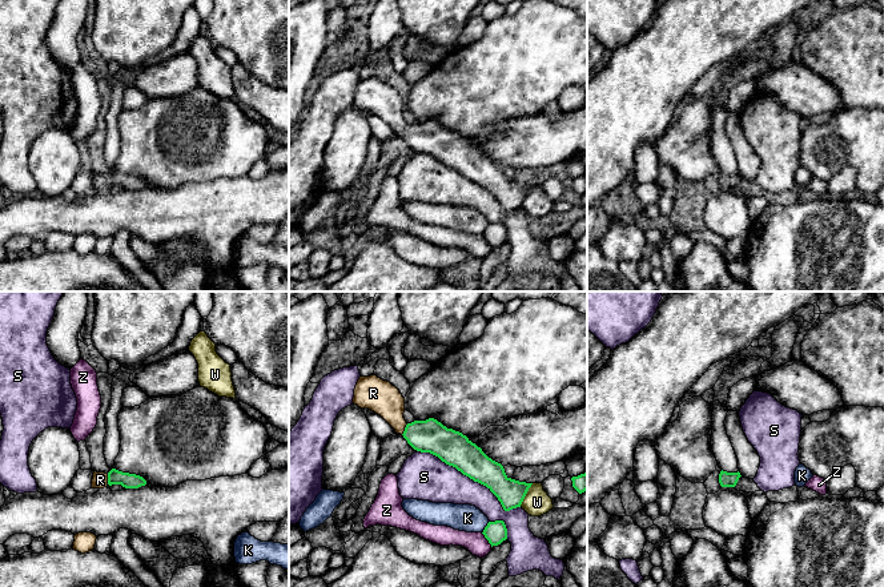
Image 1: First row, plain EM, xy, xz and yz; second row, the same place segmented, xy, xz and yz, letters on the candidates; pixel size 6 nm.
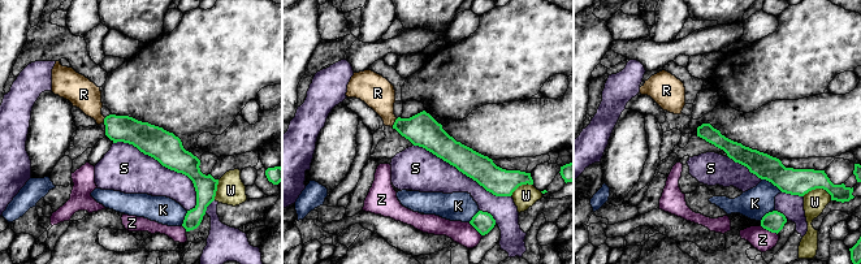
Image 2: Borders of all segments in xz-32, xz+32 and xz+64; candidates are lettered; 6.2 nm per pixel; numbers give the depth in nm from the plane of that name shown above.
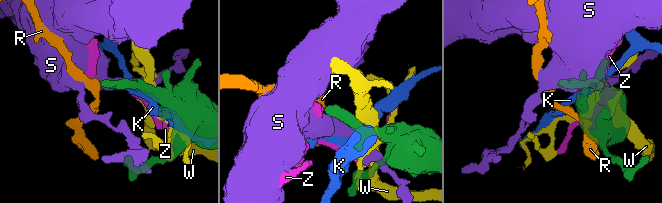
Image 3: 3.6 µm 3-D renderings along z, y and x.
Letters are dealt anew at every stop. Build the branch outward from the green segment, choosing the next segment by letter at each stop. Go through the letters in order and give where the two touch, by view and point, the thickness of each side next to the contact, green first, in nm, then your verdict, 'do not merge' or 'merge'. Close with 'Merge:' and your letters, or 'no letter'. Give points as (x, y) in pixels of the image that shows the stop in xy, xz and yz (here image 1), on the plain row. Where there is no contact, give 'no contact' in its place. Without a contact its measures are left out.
K: xz (485, 229) | 140/160 nm | do not merge
R: xz (405, 131) | 200/200 nm | merge
S: xz (470, 180) | 200/260 nm | do not merge
W: xz (525, 197) | 170/160 nm | do not merge
Z: xz (486, 240) | 140/130 nm | do not merge
Merge: R

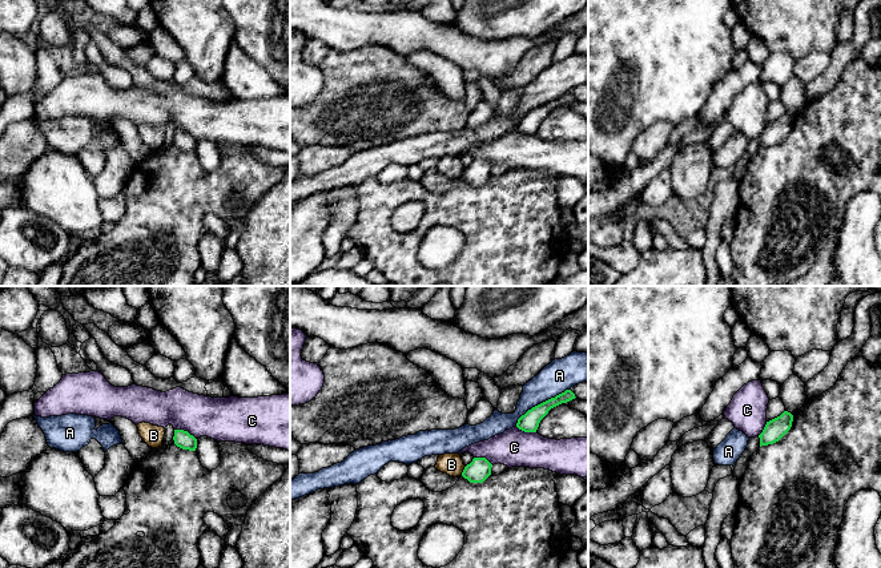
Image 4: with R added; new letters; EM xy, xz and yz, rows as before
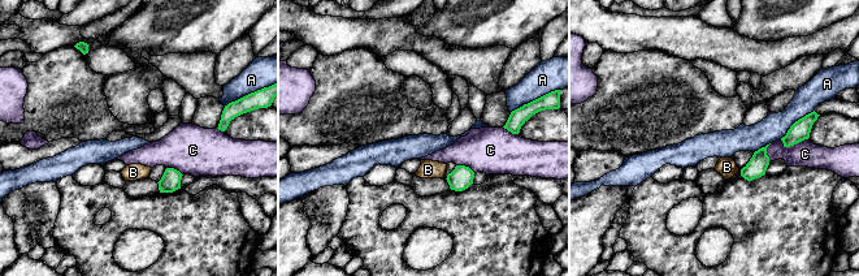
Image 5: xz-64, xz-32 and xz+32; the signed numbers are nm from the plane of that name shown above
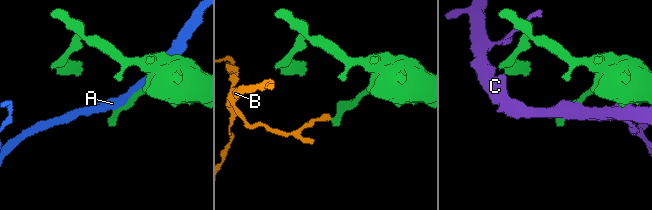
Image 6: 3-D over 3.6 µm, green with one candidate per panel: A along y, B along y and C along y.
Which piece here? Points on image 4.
A: xz (540, 105) | 120/190 nm | do not merge
B: xz (463, 172) | 140/130 nm | do not merge
C: xy (185, 133) | 110/280 nm | do not merge
Merge: no letter

